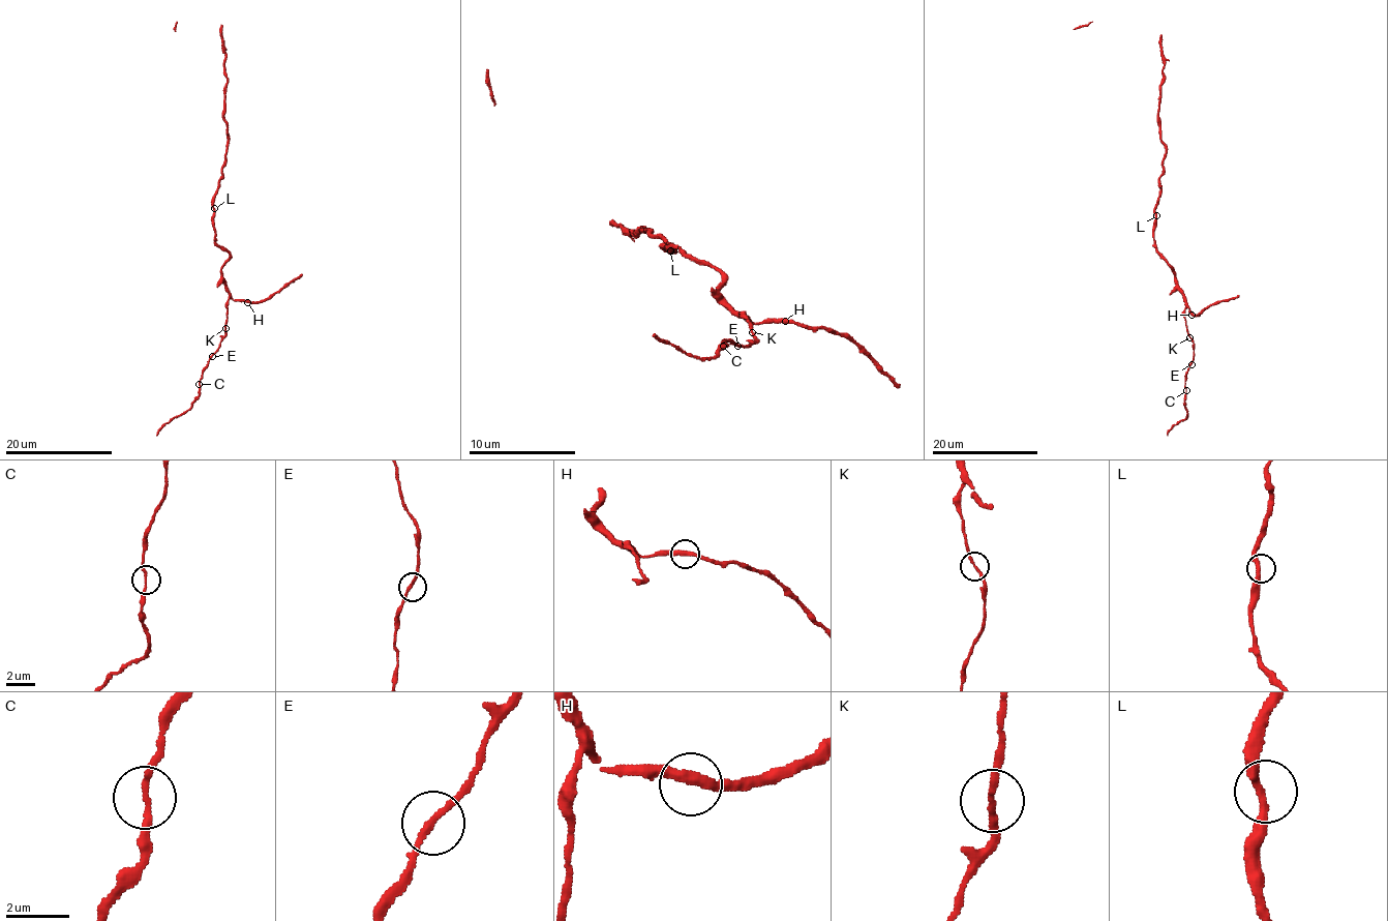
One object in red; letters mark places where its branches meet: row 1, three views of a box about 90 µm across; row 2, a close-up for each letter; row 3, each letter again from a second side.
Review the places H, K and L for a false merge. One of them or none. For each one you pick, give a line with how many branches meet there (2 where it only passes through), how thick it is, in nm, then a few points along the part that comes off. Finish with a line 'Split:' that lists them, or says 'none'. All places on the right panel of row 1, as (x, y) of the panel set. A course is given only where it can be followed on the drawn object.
Split: none

